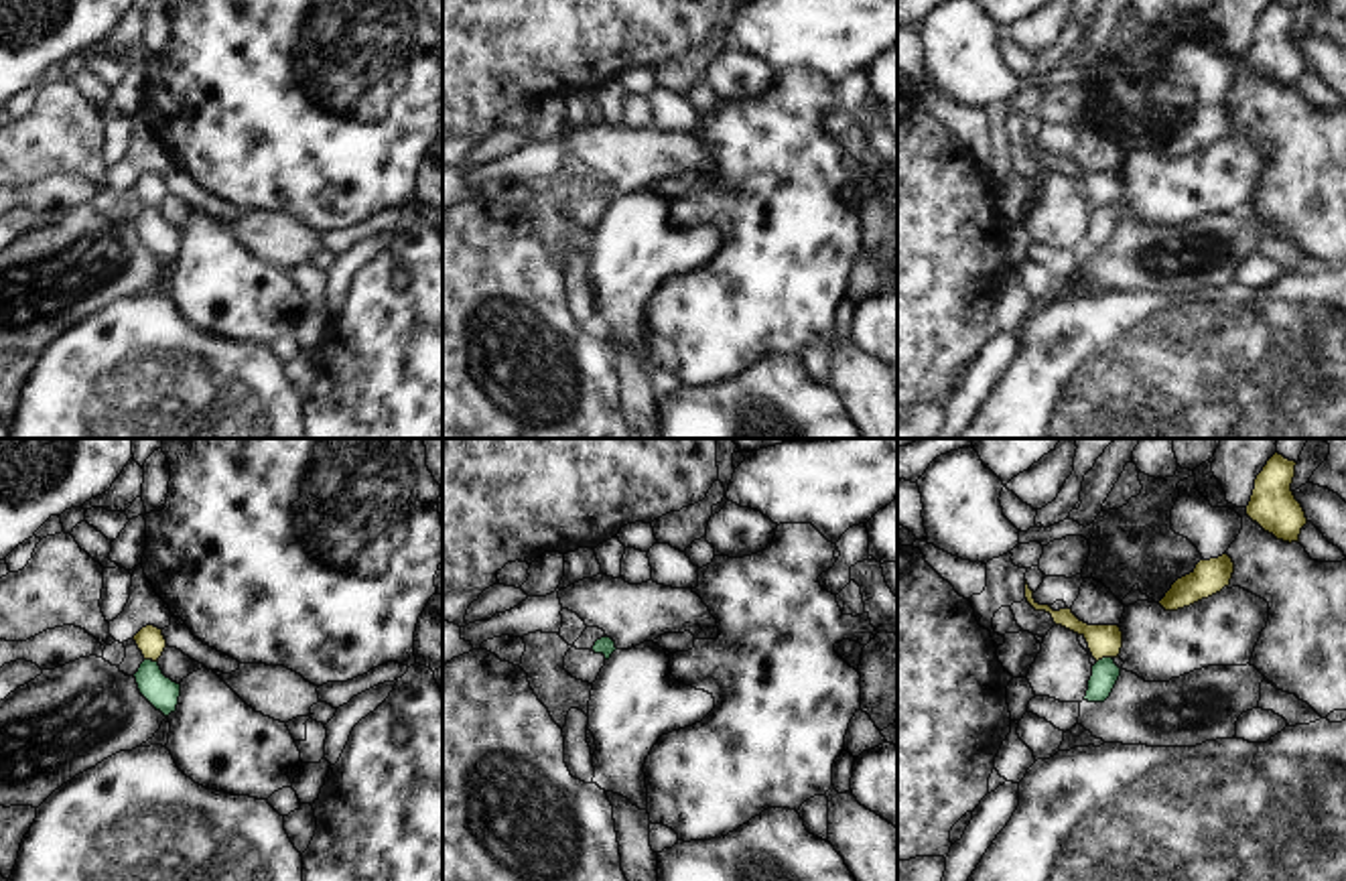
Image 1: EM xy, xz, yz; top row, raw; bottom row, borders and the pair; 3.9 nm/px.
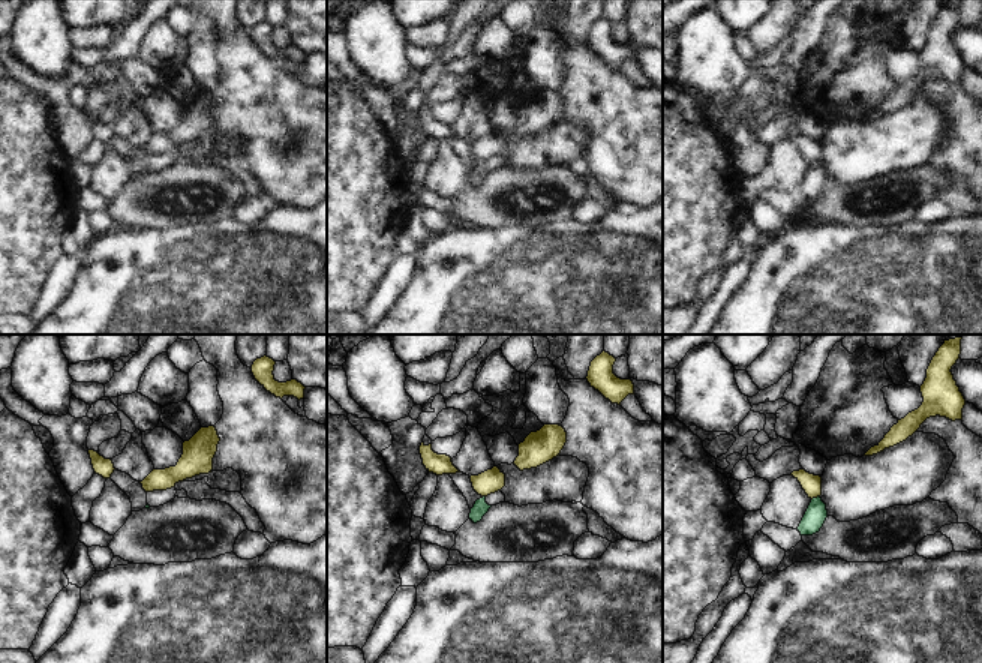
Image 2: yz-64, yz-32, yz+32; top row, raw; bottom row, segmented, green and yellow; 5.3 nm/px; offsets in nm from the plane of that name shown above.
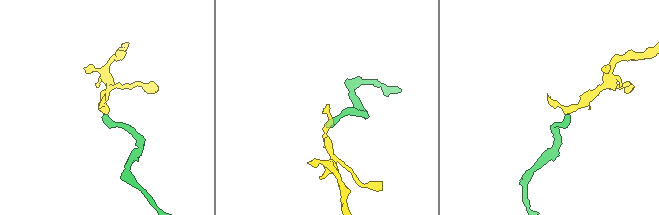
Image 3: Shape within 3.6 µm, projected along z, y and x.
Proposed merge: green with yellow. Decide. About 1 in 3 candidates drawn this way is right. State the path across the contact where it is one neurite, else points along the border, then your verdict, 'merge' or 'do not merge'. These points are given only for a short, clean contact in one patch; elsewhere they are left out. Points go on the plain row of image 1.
along yz (1111, 201), (1103, 201), (1097, 208) | do not merge

